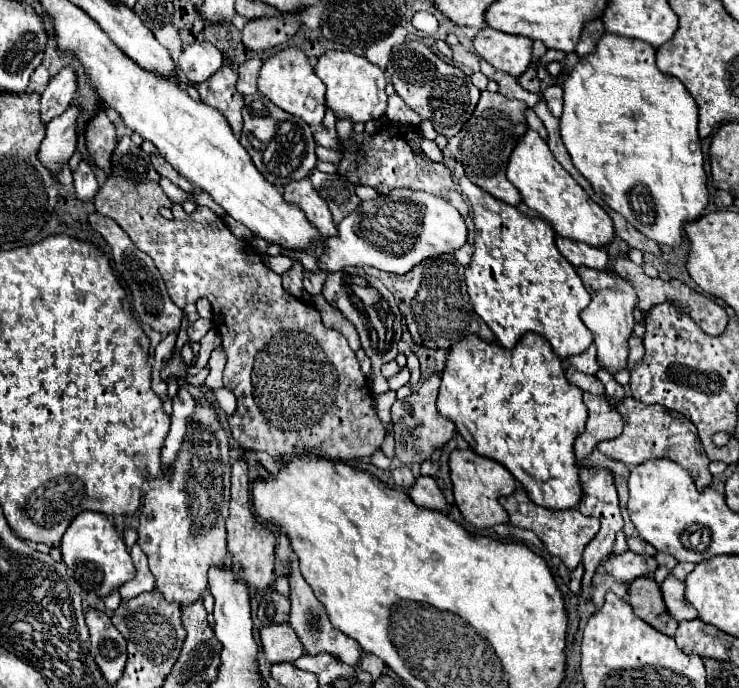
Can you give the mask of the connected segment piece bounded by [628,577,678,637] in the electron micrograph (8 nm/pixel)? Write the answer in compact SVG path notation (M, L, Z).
M640 577L632 581L630 591L628 591L628 603L632 605L634 613L646 623L650 623L654 629L670 637L676 633L678 623L670 617L662 601L660 585L652 577Z

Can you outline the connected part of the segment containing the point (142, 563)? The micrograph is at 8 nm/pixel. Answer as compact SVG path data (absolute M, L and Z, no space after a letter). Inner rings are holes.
M138 543L132 545L130 549L130 555L132 555L132 561L134 561L134 567L136 567L136 577L130 579L128 583L124 583L118 591L122 595L122 599L132 599L140 593L148 593L154 589L154 575L150 573L148 569L148 559L144 555L144 551L140 549Z

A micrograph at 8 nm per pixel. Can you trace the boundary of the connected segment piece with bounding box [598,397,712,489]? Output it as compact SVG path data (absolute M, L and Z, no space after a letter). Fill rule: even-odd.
M624 397L620 403L616 403L616 409L624 417L624 431L618 439L602 441L598 445L598 449L604 455L622 461L628 467L640 465L648 459L664 457L664 459L670 459L670 461L682 465L690 473L690 477L694 479L698 489L704 489L712 483L712 475L708 471L710 459L706 457L704 449L700 449L696 427L684 415L670 411L662 405L644 405L644 403L636 401L634 397Z

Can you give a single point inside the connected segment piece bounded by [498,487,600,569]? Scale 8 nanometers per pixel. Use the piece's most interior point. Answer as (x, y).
(565, 534)

